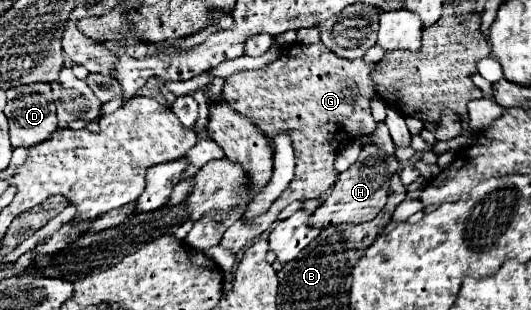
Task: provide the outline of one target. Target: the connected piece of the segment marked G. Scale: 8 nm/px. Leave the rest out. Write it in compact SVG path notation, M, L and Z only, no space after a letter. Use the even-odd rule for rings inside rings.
M315 43L295 45L277 61L261 69L237 71L225 79L223 97L231 101L235 111L247 115L267 137L273 137L277 131L289 131L297 167L295 179L271 205L271 209L257 219L233 223L221 239L221 247L235 253L241 251L257 235L267 231L273 221L277 221L277 215L285 209L285 205L295 199L319 197L327 187L331 187L331 183L337 181L333 159L341 143L351 141L361 131L375 131L375 119L369 109L369 99L377 97L369 77L371 67L373 63L365 63L361 59L341 59L323 43ZM255 105L259 109L255 109Z

